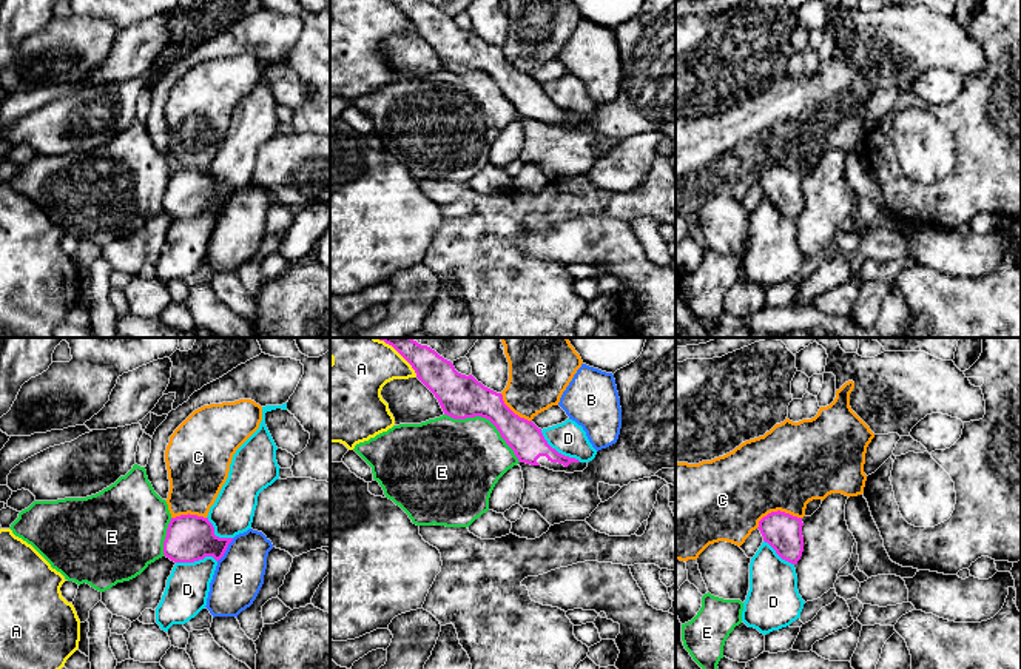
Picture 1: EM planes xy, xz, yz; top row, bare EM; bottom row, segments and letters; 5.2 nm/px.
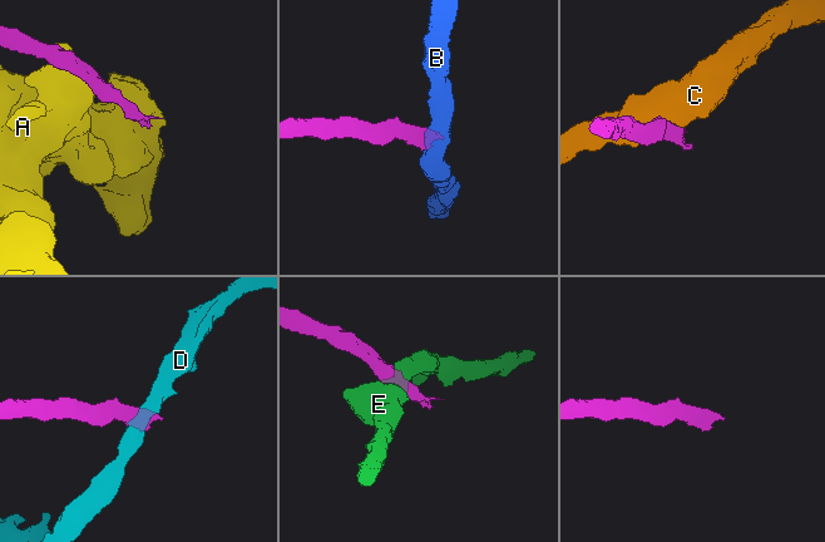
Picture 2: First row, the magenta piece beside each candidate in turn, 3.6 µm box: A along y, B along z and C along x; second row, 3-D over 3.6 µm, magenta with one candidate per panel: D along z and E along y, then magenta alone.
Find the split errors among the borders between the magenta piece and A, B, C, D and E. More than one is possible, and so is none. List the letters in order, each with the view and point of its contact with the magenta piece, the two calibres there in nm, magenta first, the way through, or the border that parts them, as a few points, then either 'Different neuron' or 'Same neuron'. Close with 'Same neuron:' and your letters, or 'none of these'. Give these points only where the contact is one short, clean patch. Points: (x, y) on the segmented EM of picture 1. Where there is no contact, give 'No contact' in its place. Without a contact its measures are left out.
A: Touches magenta at xz (398, 352). Thickness 180 nm (magenta) against 320 nm. Different neuron
B: Touches magenta at xy (225, 549). Thickness 240 nm (magenta) against 260 nm. Boundary: xy (233, 538), (218, 561). Different neuron
C: Touches magenta at yz (778, 510). Thickness 190 nm (magenta) against 420 nm. Different neuron
D: Touches magenta at xz (557, 452). Thickness 180 nm (magenta) against 180 nm. Boundary: xz (540, 430), (552, 447), (580, 461). Different neuron
E: Touches magenta at xz (488, 418). Thickness 220 nm (magenta) against 420 nm. Different neuron
Same neuron: none of these

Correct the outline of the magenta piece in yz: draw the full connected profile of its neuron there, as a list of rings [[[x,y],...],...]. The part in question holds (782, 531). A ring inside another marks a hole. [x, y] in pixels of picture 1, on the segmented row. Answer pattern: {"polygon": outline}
{"polygon": [[[777,510],[763,516],[757,529],[782,560],[797,564],[804,552],[802,526],[802,518]]]}

